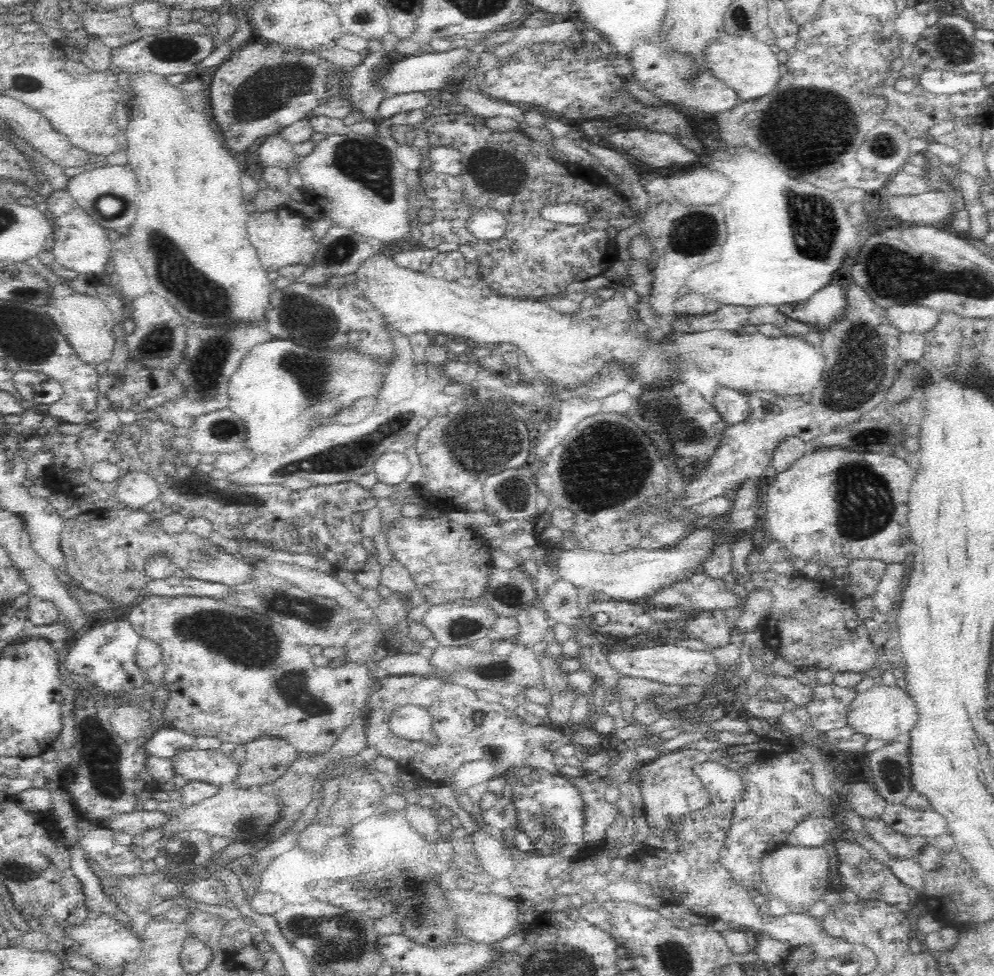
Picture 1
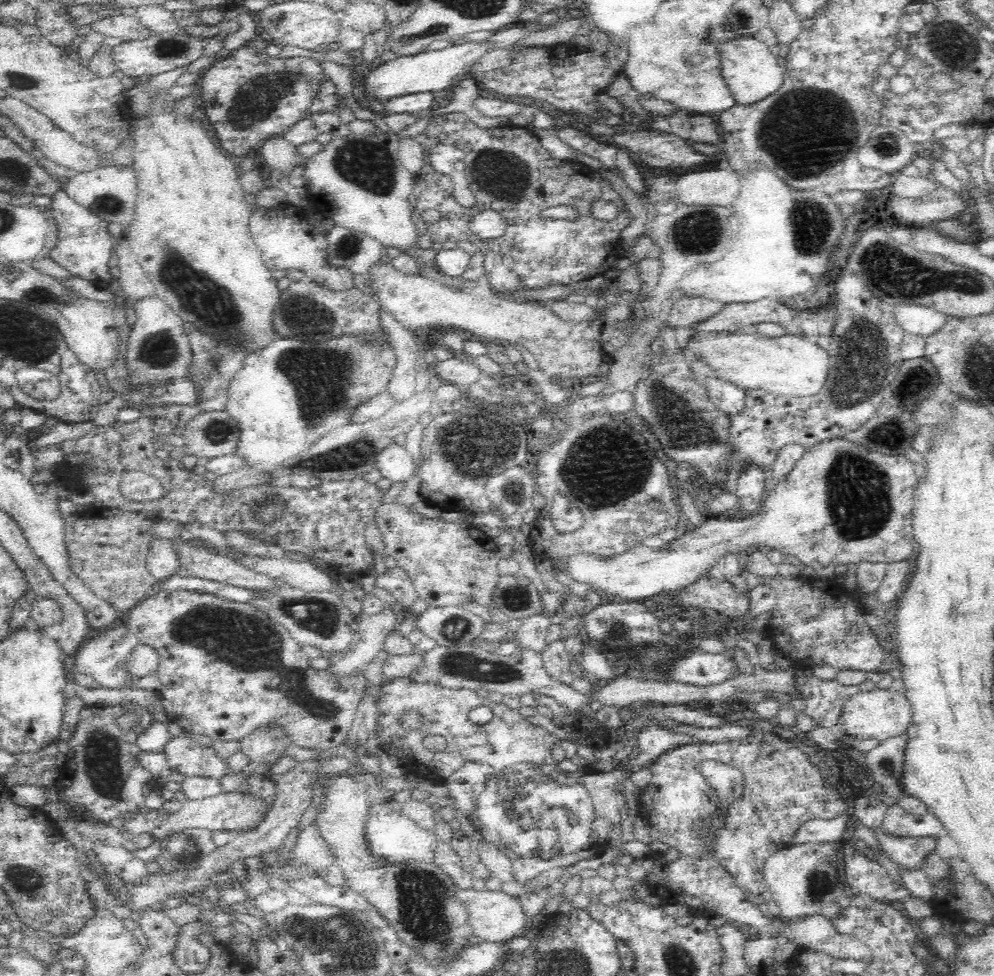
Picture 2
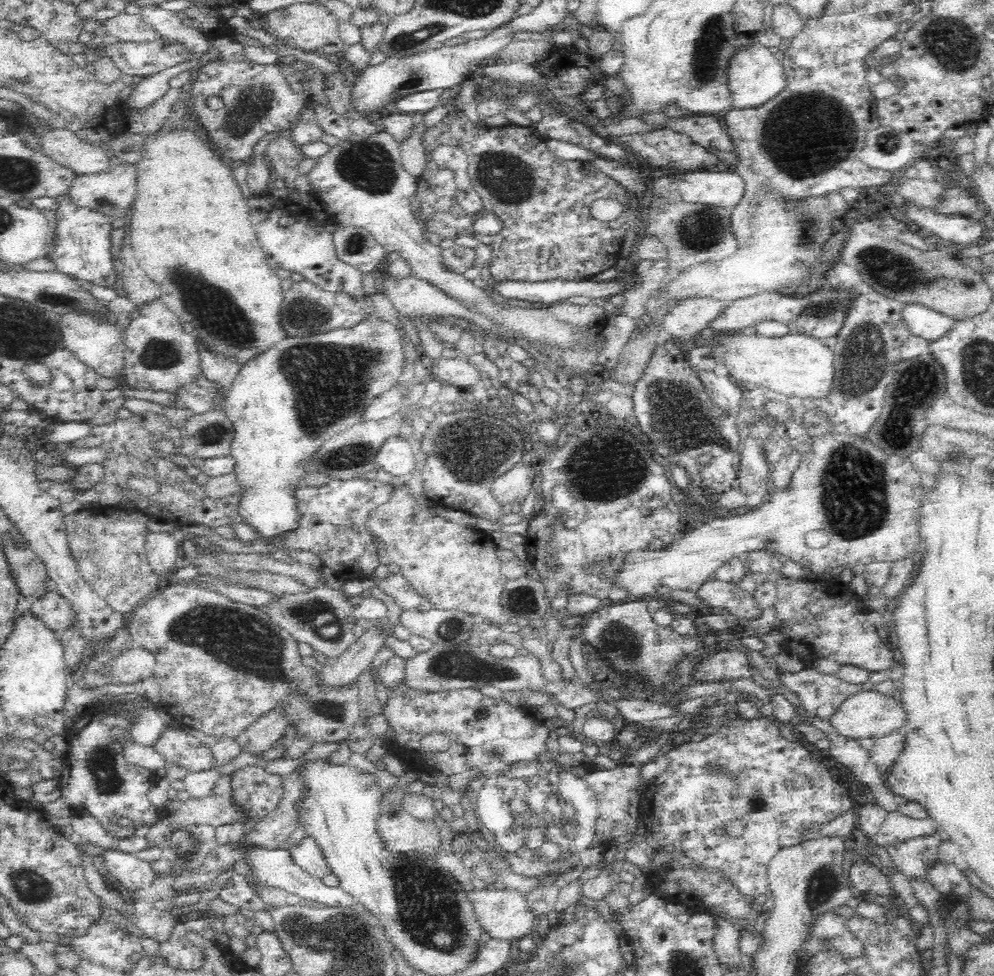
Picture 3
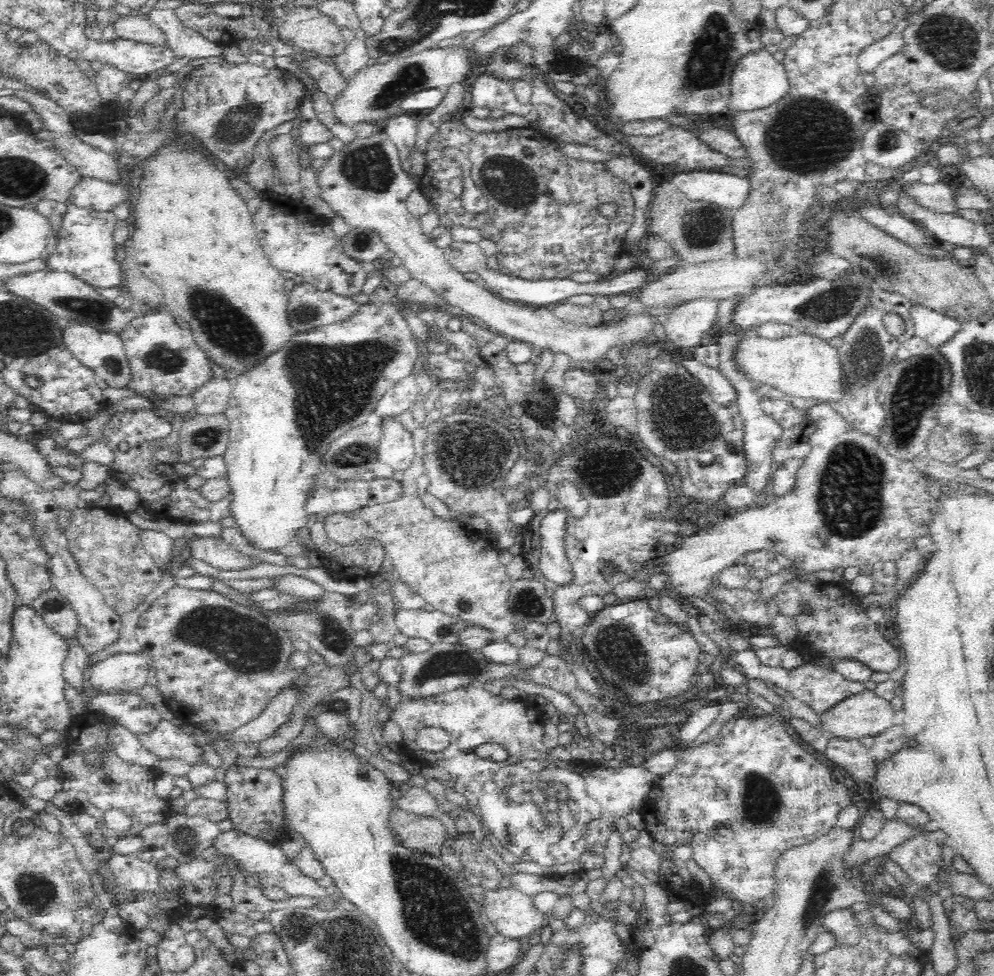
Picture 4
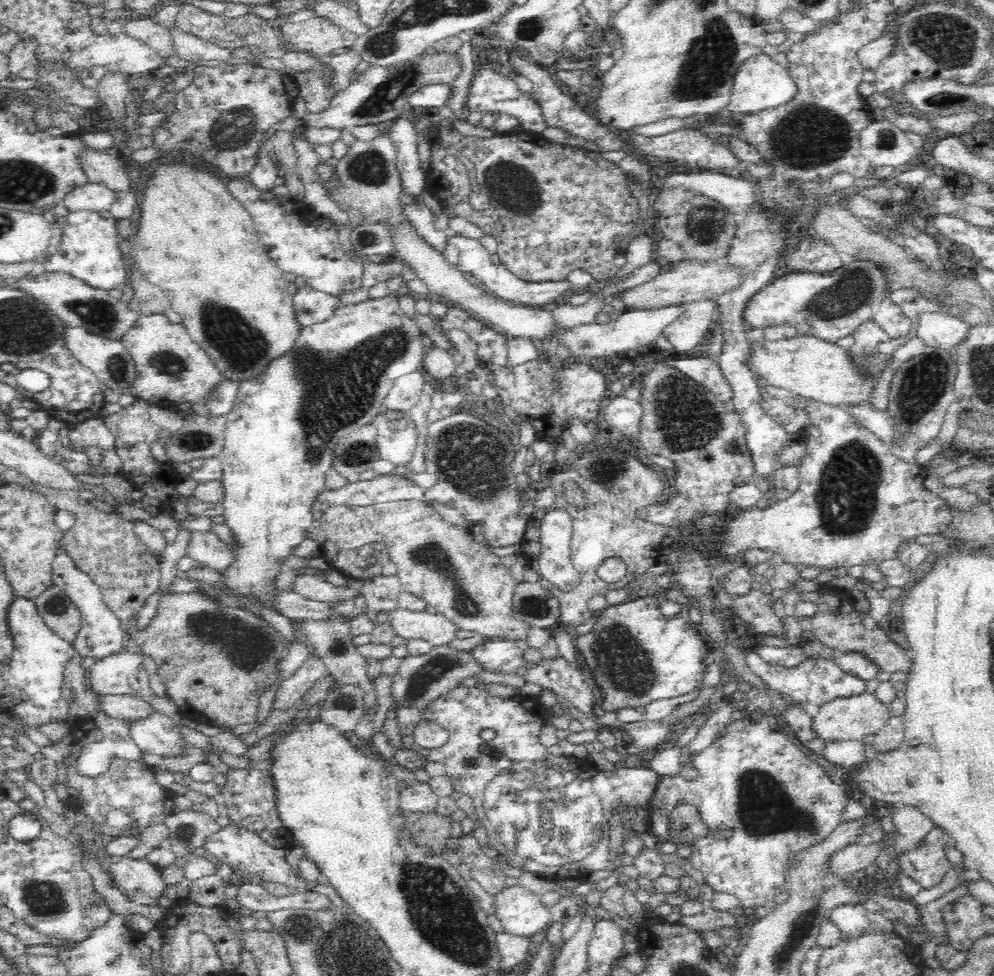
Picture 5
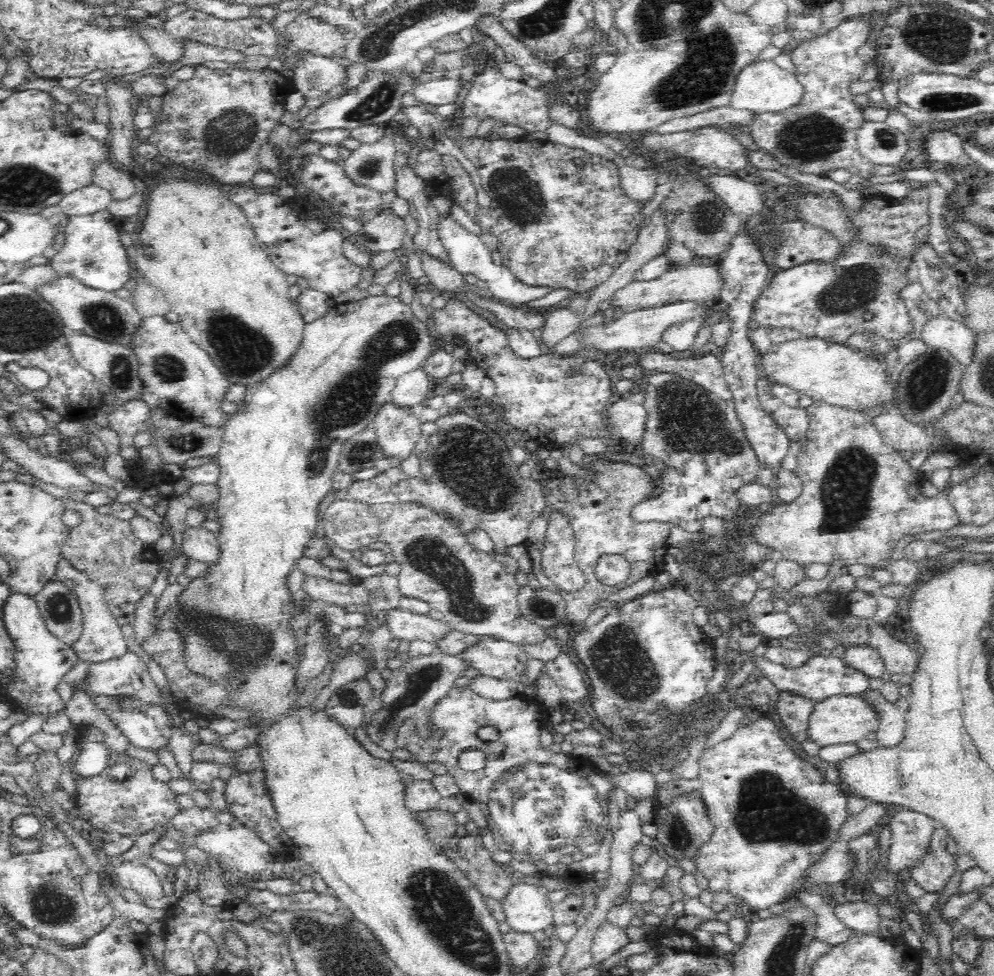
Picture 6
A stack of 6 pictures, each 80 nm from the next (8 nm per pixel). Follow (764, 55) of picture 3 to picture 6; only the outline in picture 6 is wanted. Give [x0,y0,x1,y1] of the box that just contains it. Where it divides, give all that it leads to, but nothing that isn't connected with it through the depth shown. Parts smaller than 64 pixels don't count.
[729,60,804,115]

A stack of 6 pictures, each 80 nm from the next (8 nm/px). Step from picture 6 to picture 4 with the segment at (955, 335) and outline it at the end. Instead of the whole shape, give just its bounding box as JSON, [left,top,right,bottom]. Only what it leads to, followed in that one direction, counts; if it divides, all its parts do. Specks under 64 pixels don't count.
[909,303,962,349]

